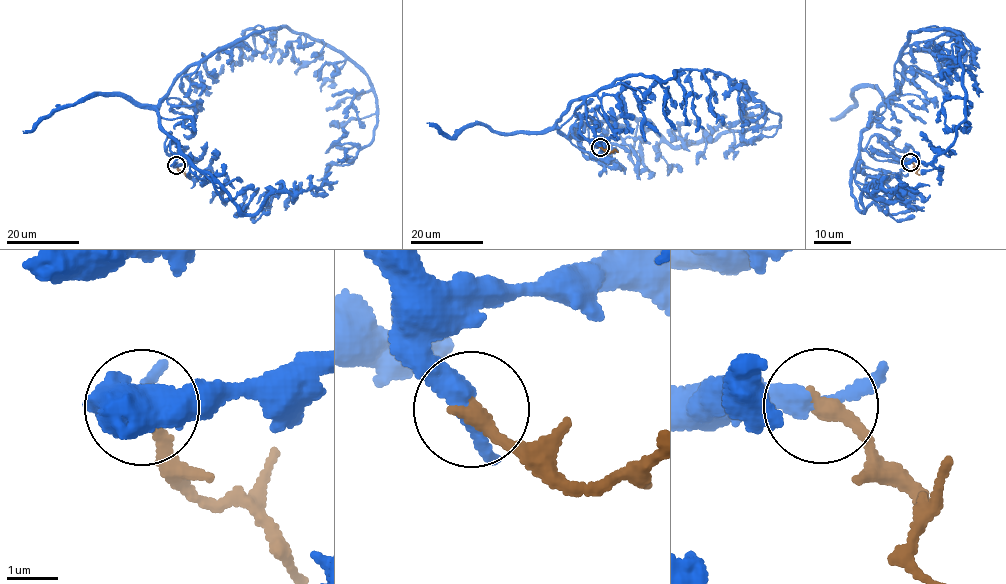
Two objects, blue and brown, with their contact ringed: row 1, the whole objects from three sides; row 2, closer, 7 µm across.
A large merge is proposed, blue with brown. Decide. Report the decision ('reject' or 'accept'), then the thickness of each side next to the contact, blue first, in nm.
reject; calibres 300 and 340 nm

